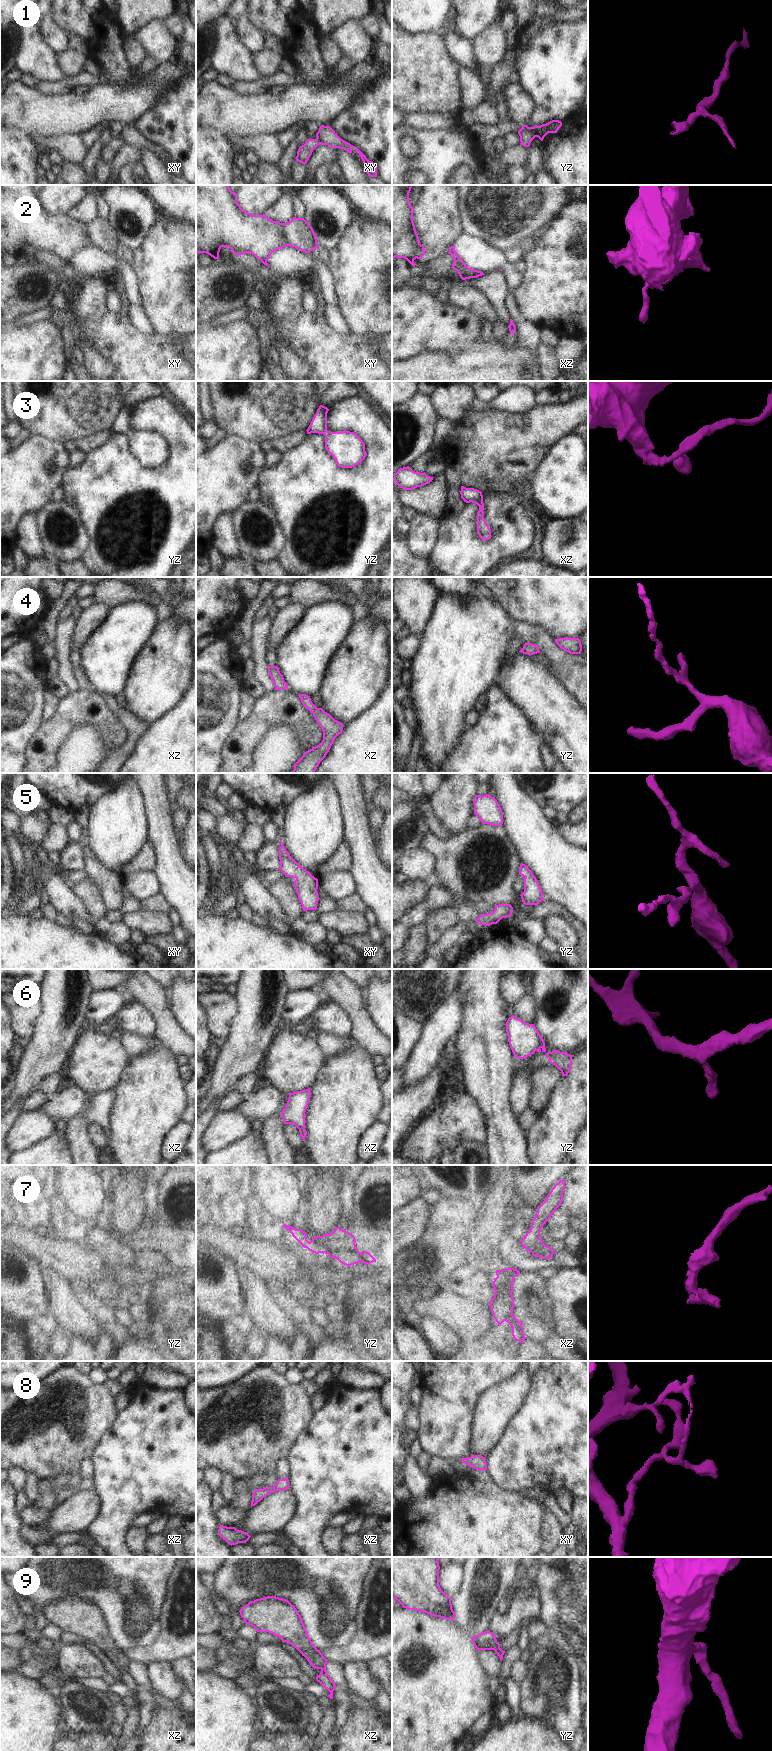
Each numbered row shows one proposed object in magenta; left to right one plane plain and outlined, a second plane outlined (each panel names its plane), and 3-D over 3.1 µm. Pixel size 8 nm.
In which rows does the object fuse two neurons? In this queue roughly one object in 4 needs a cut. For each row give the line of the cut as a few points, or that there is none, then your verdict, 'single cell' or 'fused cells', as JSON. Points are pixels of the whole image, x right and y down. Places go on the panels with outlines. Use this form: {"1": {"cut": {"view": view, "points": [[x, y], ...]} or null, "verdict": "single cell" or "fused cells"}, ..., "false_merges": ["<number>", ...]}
{"1": {"cut": null, "verdict": "single cell"}, "2": {"cut": {"view": "xz", "points": [[451, 246], [462, 262]]}, "verdict": "fused cells"}, "3": {"cut": null, "verdict": "single cell"}, "4": {"cut": null, "verdict": "single cell"}, "5": {"cut": null, "verdict": "single cell"}, "6": {"cut": null, "verdict": "single cell"}, "7": {"cut": null, "verdict": "single cell"}, "8": {"cut": null, "verdict": "single cell"}, "9": {"cut": null, "verdict": "single cell"}, "false_merges": ["2"]}

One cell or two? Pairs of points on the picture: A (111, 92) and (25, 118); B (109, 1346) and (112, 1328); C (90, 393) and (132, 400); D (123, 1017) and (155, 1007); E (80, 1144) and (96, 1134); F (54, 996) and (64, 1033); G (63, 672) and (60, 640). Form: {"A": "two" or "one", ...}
{"A": "one", "B": "one", "C": "two", "D": "two", "E": "two", "F": "one", "G": "one"}

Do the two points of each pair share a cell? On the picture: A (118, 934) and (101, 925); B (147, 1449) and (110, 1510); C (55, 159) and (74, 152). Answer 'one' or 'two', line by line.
A: one
B: one
C: two

